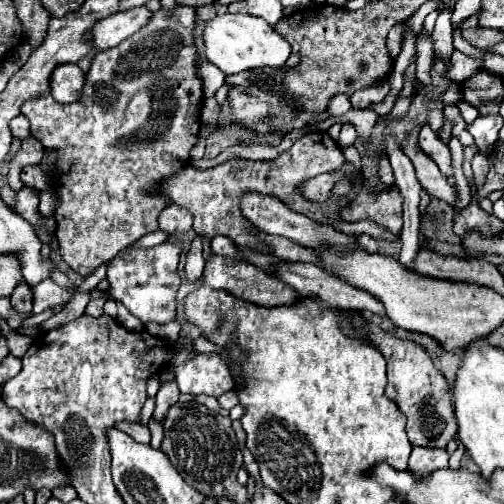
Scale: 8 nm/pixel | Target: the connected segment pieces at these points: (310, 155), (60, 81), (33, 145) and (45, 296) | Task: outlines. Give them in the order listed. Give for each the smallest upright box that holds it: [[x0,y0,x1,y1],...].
[[162,130,400,254],[50,64,84,104],[8,136,44,190],[32,280,74,314]]

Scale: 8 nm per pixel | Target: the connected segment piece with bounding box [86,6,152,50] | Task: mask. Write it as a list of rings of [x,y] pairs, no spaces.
[[[144,6],[132,8],[126,12],[116,12],[108,18],[102,18],[94,24],[94,28],[86,34],[94,50],[108,50],[118,46],[122,40],[130,38],[134,32],[138,32],[148,20],[152,12]]]

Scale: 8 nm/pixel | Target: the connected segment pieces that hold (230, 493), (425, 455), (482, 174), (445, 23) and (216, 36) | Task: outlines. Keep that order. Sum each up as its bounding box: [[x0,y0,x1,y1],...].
[[162,402,246,502],[408,448,450,478],[471,153,489,189],[432,5,454,62],[204,14,292,76]]

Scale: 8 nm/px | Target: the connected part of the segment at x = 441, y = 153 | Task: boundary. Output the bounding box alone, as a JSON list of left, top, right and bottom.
[420,124,454,178]

